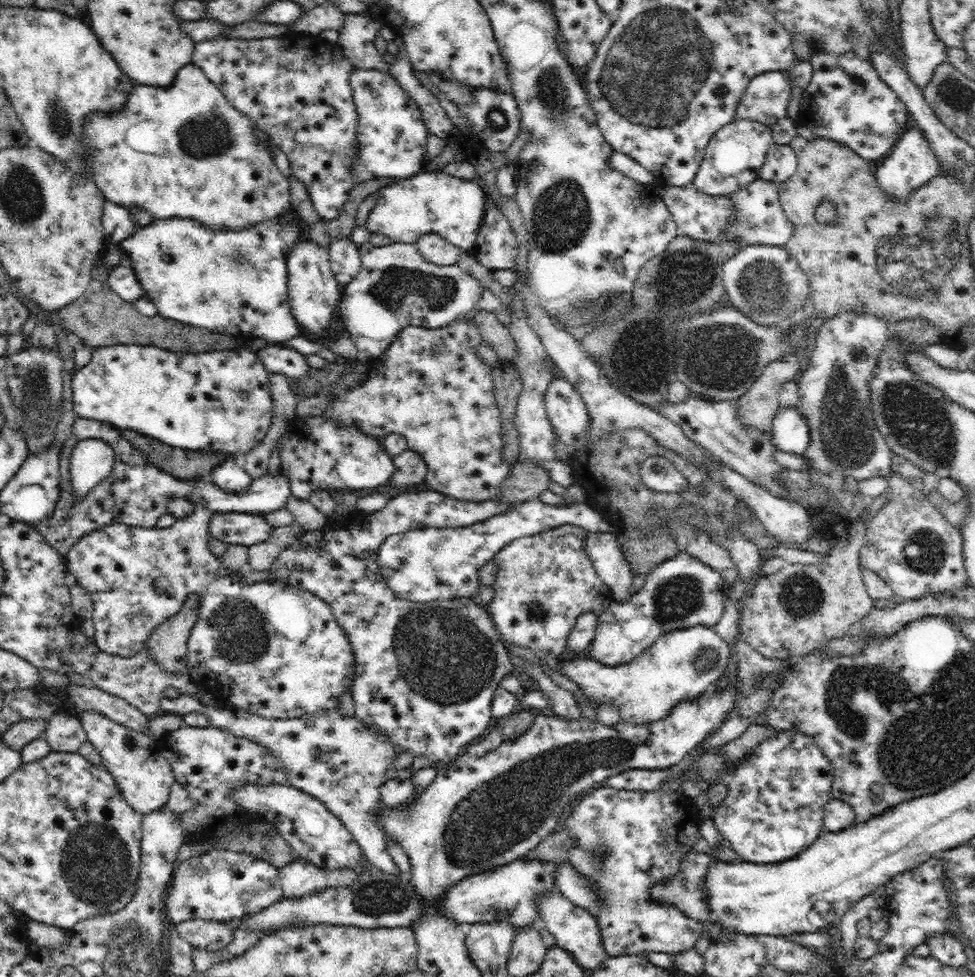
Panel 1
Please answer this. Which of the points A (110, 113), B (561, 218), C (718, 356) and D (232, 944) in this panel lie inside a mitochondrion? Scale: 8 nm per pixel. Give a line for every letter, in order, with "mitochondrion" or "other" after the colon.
A: other
B: mitochondrion
C: mitochondrion
D: other

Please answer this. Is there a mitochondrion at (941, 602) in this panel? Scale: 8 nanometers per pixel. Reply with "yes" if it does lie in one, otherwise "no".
no

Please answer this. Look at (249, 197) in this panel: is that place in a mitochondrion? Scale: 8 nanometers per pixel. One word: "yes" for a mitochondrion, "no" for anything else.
no

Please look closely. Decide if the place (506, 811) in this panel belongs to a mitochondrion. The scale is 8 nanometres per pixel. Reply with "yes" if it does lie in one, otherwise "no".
yes

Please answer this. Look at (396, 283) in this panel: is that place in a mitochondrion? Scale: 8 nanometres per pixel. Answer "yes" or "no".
yes

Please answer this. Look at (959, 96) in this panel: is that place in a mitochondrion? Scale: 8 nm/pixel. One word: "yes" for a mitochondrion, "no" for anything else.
yes

